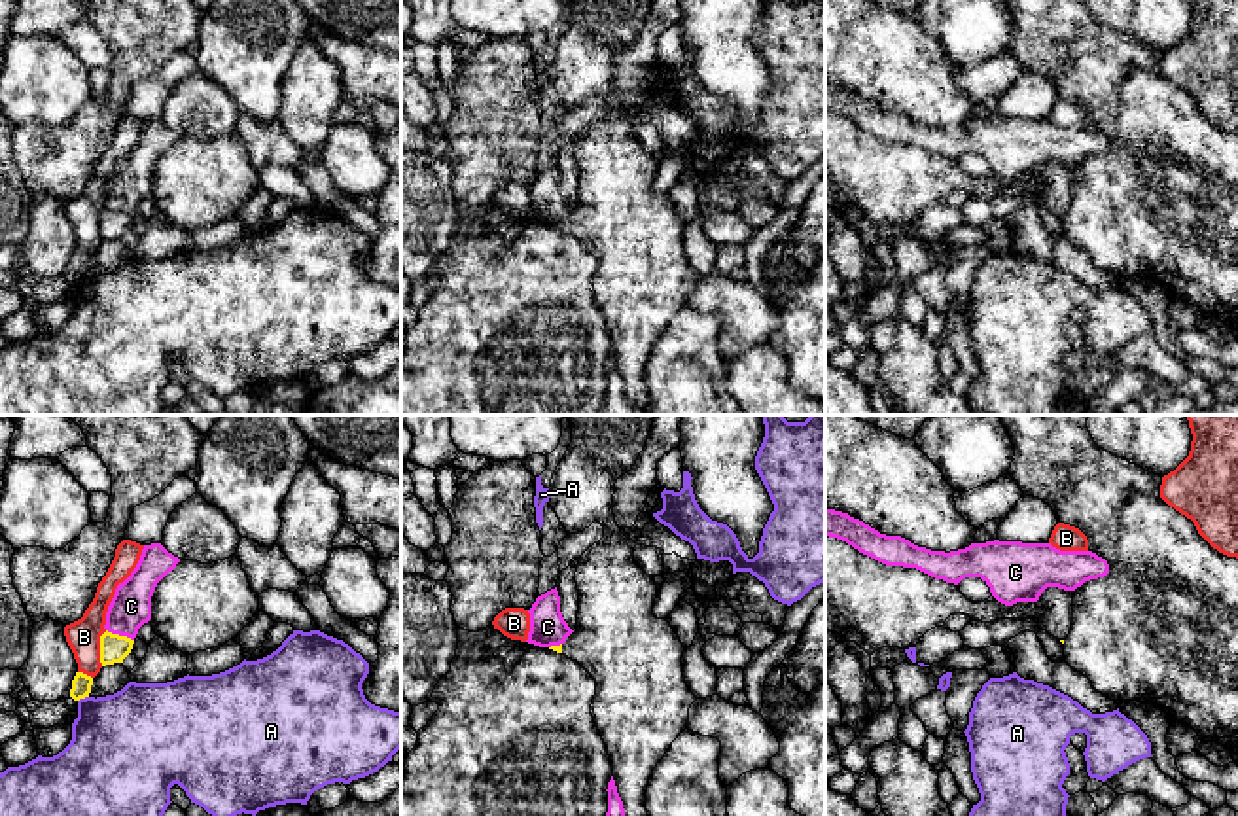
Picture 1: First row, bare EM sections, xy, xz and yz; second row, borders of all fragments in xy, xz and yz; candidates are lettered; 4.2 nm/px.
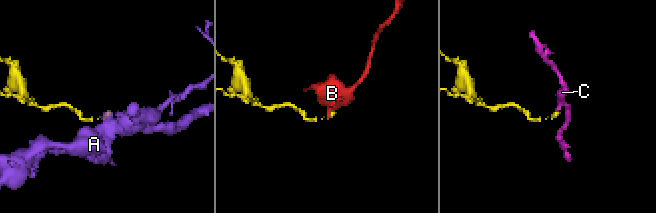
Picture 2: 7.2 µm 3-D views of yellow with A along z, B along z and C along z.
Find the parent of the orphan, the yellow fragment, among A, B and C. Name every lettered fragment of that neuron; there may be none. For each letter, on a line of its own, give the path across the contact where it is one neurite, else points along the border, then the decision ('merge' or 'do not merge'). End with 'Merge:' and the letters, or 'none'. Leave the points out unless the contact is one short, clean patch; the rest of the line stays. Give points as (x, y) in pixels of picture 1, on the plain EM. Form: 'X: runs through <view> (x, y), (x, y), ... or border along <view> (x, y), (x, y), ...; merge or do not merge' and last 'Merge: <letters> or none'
A: border along xy (88, 271), (78, 277); do not merge
B: border along xy (106, 207), (101, 212), (101, 241); do not merge
C: border along xy (106, 205), (133, 216); do not merge
Merge: none

